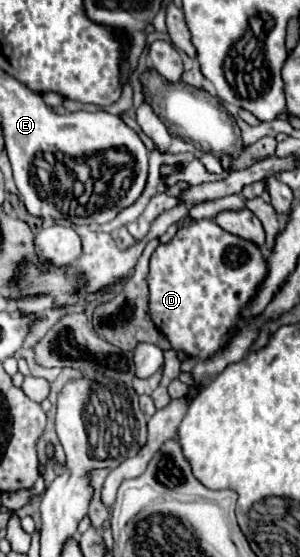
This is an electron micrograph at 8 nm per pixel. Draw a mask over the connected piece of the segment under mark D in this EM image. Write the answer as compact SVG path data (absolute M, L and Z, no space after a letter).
M210 219L186 223L168 243L160 243L150 257L150 317L176 351L208 359L240 323L242 309L252 301L266 273L268 265L256 243L224 231Z

